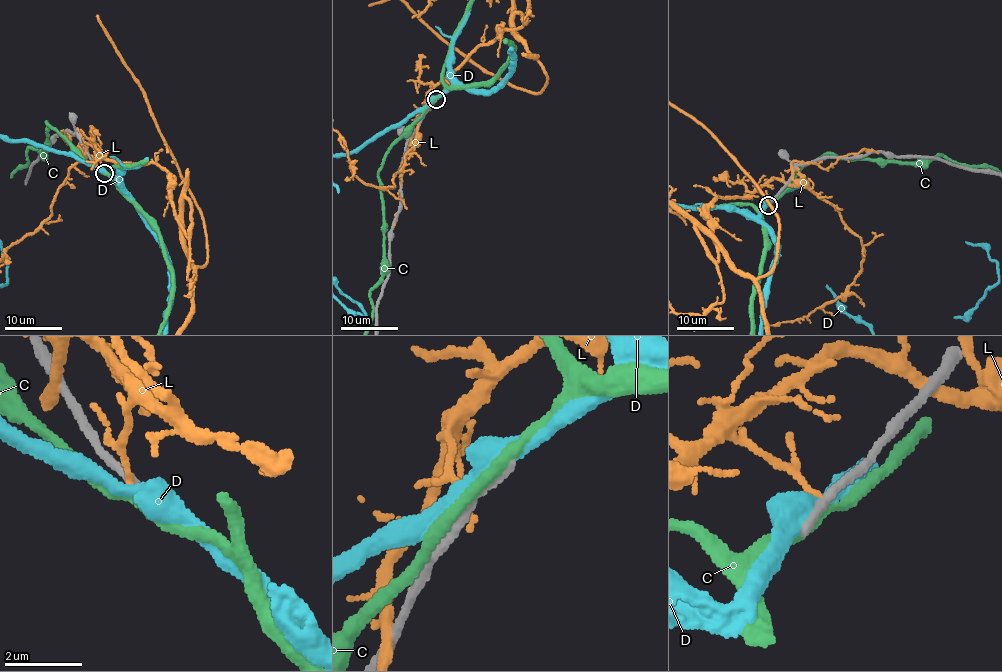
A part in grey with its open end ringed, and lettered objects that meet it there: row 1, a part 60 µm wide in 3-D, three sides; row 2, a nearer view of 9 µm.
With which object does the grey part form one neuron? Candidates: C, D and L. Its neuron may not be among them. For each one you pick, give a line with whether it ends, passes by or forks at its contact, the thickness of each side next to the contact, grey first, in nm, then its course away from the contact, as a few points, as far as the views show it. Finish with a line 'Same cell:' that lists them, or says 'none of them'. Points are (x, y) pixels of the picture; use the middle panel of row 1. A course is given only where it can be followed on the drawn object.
Same cell: none of them

